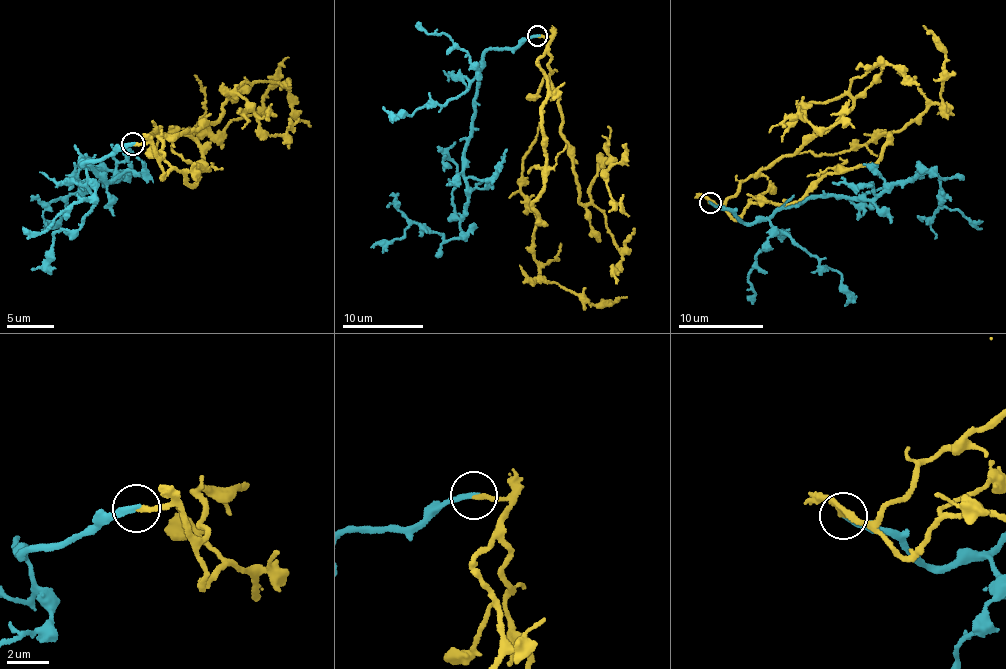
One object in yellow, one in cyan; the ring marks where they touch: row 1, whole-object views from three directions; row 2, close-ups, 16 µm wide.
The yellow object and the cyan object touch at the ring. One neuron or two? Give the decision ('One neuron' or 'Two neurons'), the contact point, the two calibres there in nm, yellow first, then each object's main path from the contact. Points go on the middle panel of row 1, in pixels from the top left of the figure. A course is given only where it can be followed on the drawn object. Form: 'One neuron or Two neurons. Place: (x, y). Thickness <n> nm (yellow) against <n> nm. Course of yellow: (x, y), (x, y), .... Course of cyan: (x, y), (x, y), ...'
One neuron. Place: (537, 35). Thickness 240 nm (yellow) against 240 nm. Course of yellow: (537, 35), (550, 38), (538, 59), (548, 140), (533, 204), (539, 278), (590, 303), (627, 296). Course of cyan: (537, 35), (489, 49), (483, 58), (465, 146), (461, 236), (444, 241), (413, 223), (399, 238), (370, 247)

